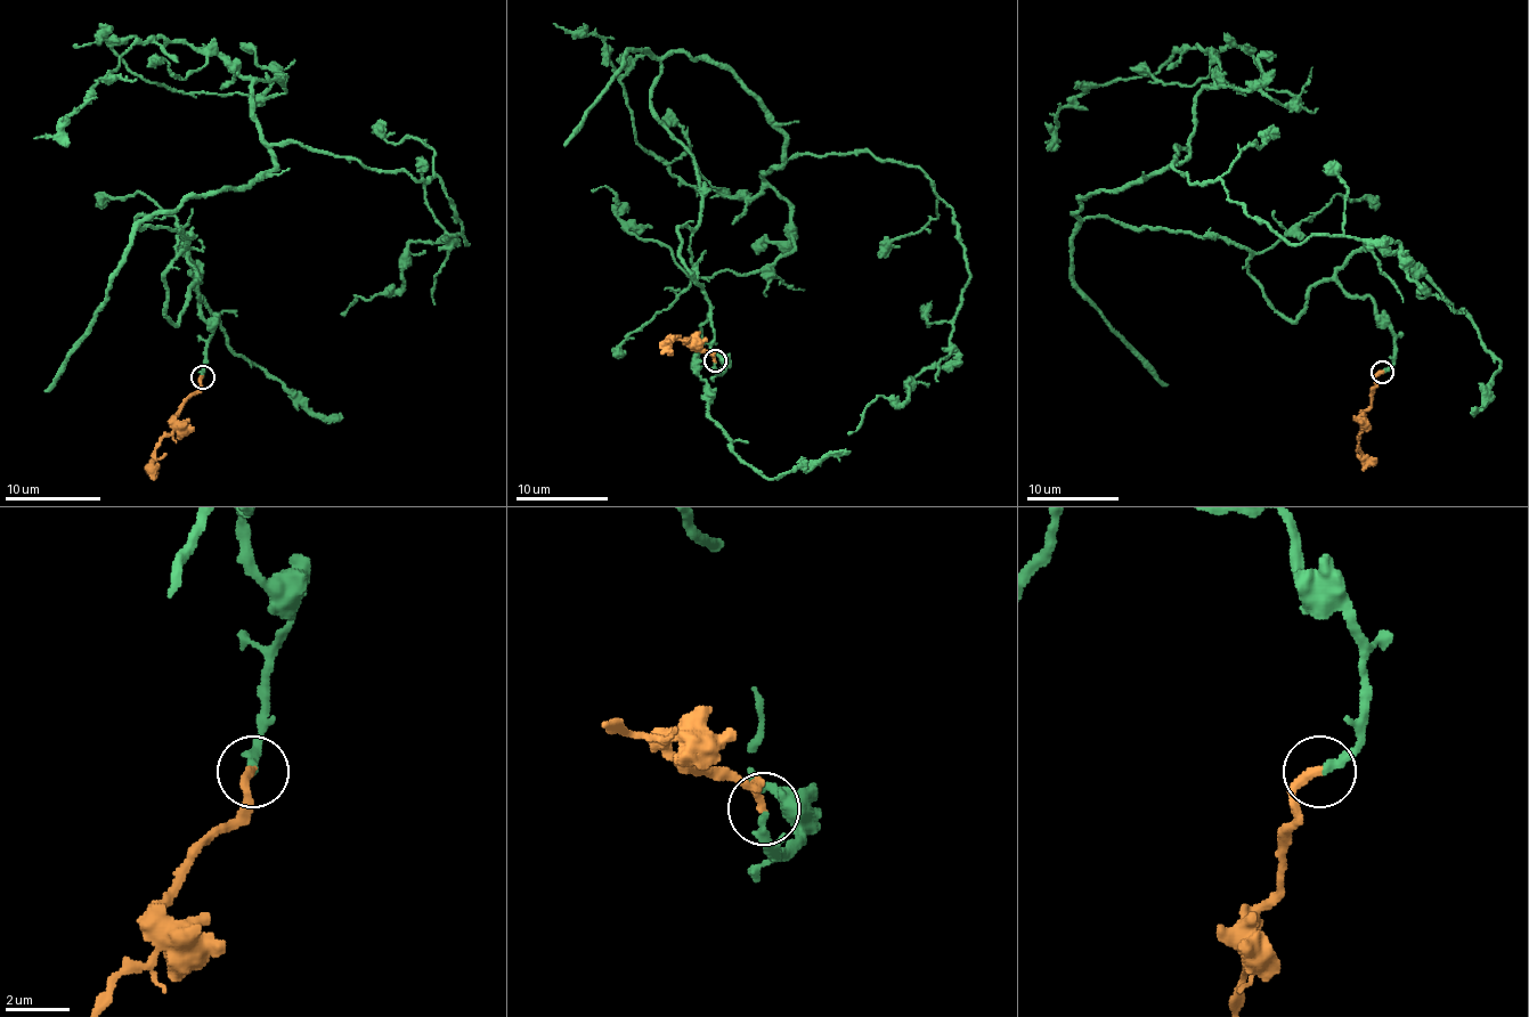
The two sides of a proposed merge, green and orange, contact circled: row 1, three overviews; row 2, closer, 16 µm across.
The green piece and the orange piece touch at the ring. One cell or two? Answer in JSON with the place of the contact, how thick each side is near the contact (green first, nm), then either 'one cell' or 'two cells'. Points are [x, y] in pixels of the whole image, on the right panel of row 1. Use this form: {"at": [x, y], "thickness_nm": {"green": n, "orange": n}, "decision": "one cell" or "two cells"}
{"at": [1382, 372], "thickness_nm": {"green": 260, "orange": 280}, "decision": "one cell"}

